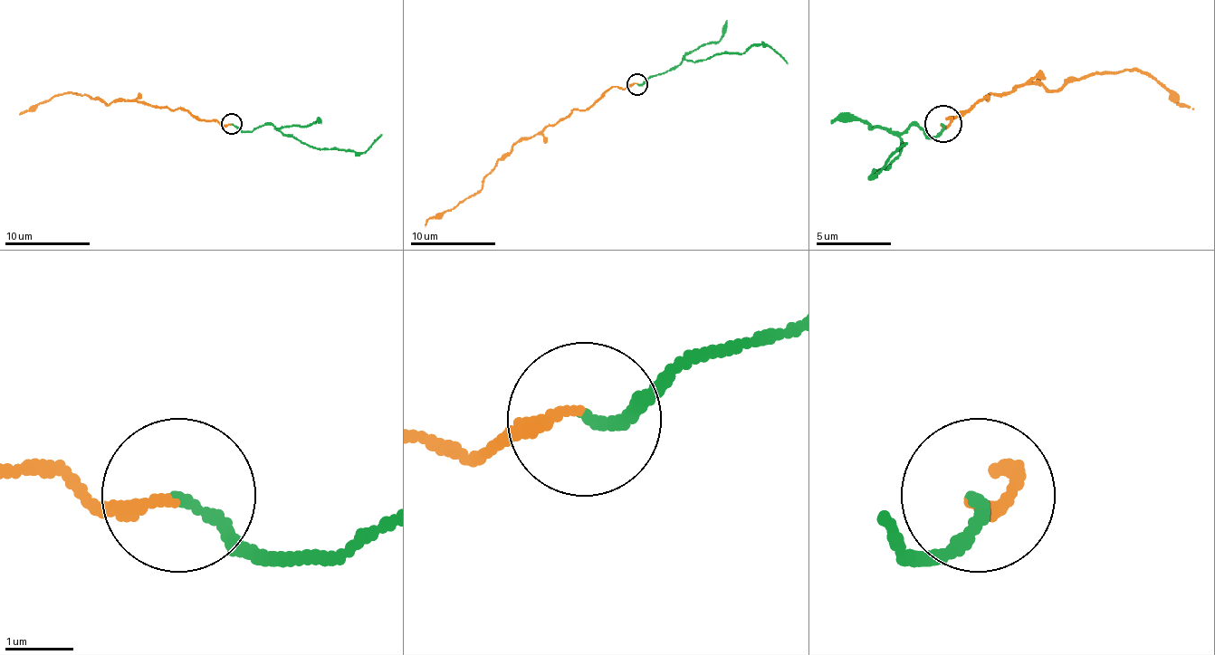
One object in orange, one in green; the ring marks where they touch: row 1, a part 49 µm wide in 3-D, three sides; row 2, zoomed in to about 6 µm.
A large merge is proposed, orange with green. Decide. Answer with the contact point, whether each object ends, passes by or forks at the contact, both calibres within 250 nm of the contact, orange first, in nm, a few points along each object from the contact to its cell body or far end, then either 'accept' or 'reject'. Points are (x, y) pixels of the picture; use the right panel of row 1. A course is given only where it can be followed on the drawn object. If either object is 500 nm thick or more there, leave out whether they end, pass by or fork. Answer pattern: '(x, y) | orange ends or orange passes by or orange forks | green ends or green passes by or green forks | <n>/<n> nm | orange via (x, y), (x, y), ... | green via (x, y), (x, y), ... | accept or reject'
(942, 124) | orange ends | green ends | 170/160 nm | orange via (940, 122), (943, 127), (985, 97), (1033, 85), (1059, 89), (1089, 74), (1138, 71), (1194, 108) | green via (943, 122), (932, 137), (913, 127), (899, 137), (903, 148), (887, 167), (873, 175), (906, 141) | reject

